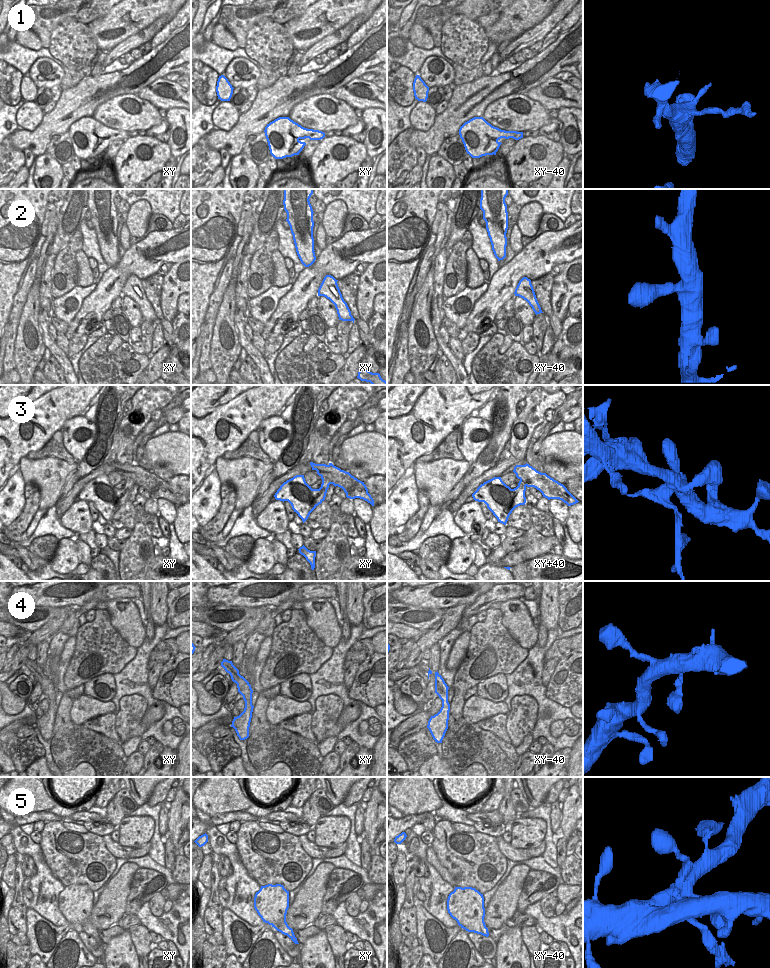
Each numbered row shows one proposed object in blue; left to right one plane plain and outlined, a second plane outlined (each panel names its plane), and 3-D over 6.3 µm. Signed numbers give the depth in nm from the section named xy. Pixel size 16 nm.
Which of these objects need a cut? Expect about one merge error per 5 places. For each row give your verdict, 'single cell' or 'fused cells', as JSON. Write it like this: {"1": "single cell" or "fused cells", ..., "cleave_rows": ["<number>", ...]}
{"1": "fused cells", "2": "single cell", "3": "fused cells", "4": "single cell", "5": "fused cells", "cleave_rows": ["1", "3", "5"]}

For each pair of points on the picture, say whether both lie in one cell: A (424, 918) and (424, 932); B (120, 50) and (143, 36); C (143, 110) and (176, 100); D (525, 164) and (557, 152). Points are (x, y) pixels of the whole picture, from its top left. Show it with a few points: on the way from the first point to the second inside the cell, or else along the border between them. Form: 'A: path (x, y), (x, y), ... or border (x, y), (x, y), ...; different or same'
A: path (424, 921), (424, 929); same
B: path (126, 46), (137, 40); same
C: border (136, 95), (149, 101), (157, 109); different
D: path (529, 153), (534, 143), (546, 151); same

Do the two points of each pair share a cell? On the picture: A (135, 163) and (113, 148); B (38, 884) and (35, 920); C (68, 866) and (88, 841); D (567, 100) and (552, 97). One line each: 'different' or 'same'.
A: different
B: different
C: same
D: same

